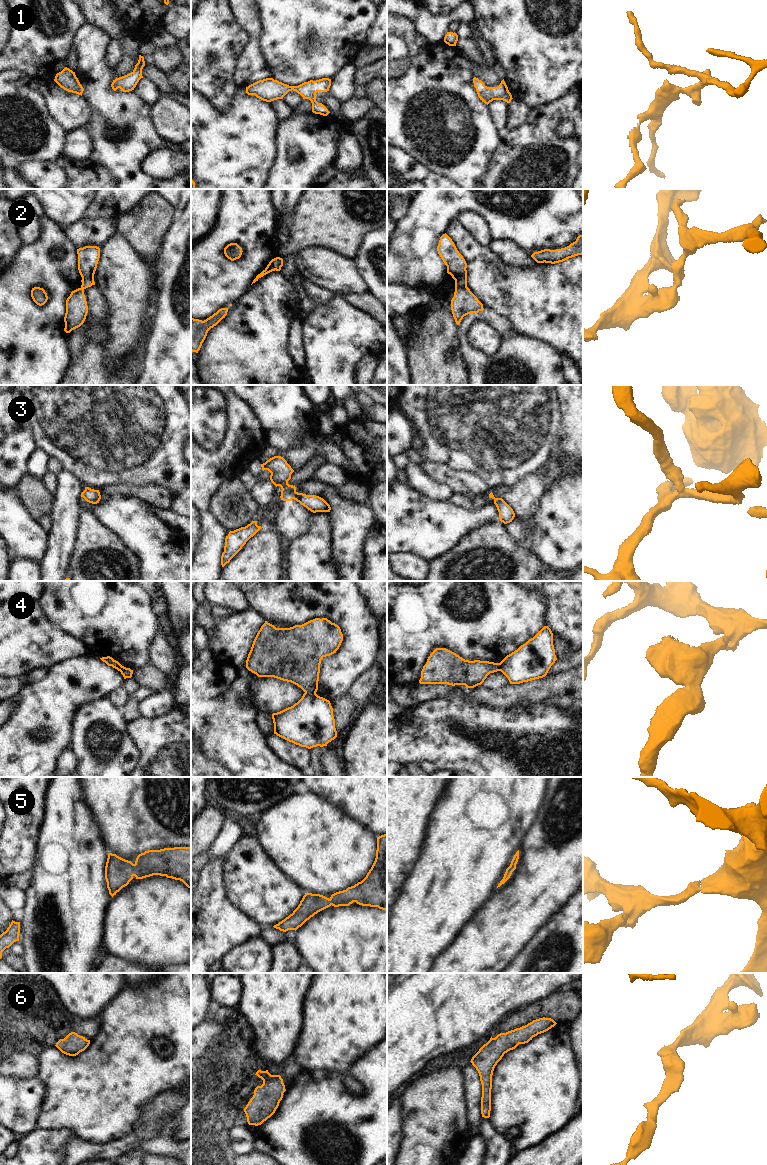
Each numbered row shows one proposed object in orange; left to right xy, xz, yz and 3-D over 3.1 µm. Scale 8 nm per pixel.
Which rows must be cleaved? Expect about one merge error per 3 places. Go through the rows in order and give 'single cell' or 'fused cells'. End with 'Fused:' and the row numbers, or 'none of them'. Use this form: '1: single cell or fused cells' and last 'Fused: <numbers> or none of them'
1: single cell
2: fused cells
3: fused cells
4: fused cells
5: single cell
6: single cell
Fused: 2, 3, 4

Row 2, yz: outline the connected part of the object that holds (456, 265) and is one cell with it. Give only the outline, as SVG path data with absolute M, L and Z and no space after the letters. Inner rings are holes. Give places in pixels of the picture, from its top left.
M446 233L440 237L437 251L447 266L447 273L455 280L455 288L467 286L467 263Z

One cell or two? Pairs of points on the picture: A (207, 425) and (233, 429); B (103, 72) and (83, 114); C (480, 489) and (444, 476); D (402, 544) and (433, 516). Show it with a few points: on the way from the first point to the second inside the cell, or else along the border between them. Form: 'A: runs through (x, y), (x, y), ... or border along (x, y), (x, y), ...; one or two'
A: border along (225, 404), (225, 434), (221, 443), (214, 449); two
B: border along (82, 95), (90, 107), (90, 120), (84, 126); two
C: runs through (471, 485), (453, 478); one
D: runs through (410, 536), (420, 526), (426, 524); one

